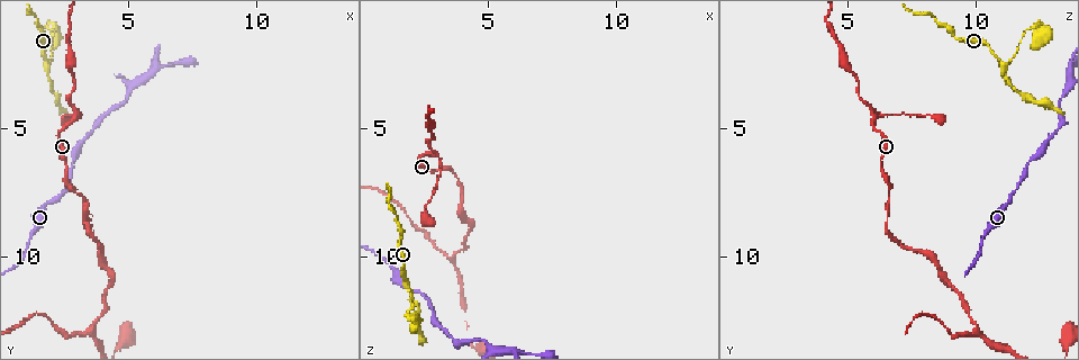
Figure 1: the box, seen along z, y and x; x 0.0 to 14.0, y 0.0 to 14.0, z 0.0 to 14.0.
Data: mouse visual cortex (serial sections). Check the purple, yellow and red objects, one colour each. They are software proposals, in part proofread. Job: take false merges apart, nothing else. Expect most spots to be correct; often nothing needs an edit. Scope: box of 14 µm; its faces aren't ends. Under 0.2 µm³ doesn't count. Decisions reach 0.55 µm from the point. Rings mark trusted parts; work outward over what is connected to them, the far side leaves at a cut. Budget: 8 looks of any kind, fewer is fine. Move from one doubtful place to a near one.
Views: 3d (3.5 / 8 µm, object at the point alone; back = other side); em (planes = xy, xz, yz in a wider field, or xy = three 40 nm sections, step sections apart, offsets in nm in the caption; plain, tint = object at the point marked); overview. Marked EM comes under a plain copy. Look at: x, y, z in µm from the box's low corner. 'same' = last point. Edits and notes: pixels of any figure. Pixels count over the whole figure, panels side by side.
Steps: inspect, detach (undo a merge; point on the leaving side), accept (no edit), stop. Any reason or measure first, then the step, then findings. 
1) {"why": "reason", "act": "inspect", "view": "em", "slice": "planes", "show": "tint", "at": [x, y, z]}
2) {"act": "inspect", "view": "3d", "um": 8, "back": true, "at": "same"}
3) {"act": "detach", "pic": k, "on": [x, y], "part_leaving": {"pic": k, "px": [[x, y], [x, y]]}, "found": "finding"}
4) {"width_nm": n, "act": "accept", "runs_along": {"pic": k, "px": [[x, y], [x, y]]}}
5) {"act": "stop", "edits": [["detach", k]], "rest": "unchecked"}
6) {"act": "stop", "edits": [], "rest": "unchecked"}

{"why": "sharp bend", "act": "inspect", "view": "3d", "um": 3.5, "at": [2.9, 4.4, 5.9]}

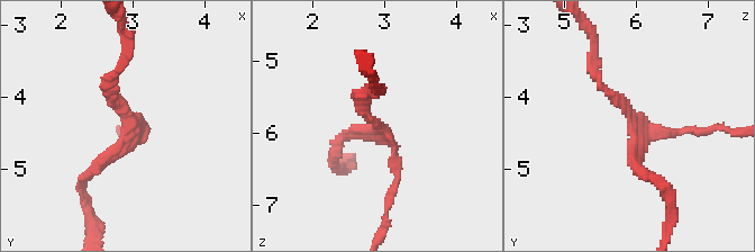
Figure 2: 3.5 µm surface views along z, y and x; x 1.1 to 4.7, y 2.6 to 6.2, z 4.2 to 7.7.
{"act": "inspect", "view": "em", "slice": "xy", "step": 2, "show": "tint", "at": [2.95, 4.45, 6.00]}

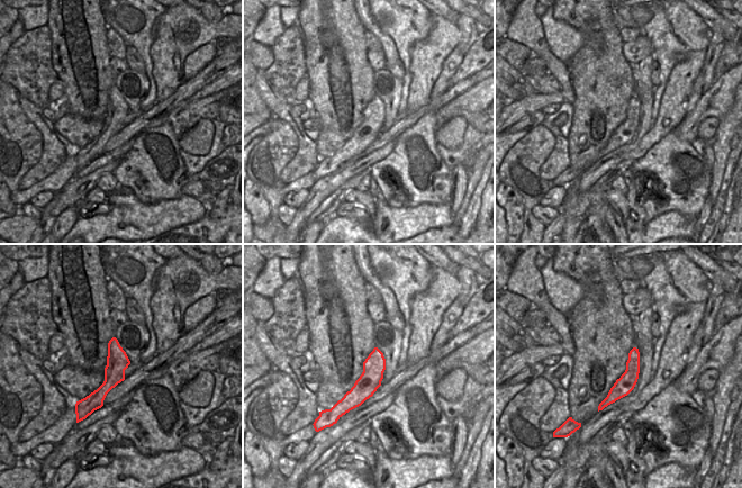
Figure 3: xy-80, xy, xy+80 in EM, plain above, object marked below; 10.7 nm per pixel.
{"act": "accept", "runs_along": {"pic": 3, "px": [[114, 341], [112, 378], [86, 406]]}, "found": "all the same cell"}

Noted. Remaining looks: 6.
{"why": "abrupt turn", "act": "inspect", "view": "3d", "um": 3.5, "at": [3.6, 12.7, 10.1]}

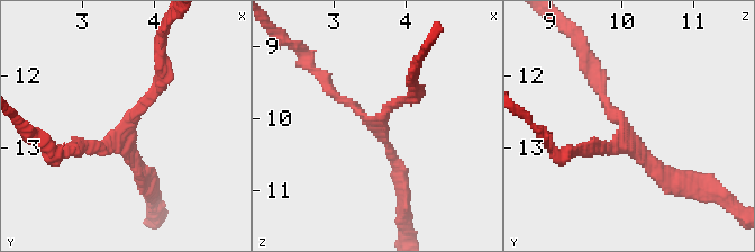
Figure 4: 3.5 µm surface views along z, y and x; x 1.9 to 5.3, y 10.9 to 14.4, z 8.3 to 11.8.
{"arms": 3, "arm_widths_nm": [150, 200, 200], "act": "inspect", "view": "em", "slice": "xy", "step": 5, "show": "tint", "at": [3.65, 12.70, 10.00]}

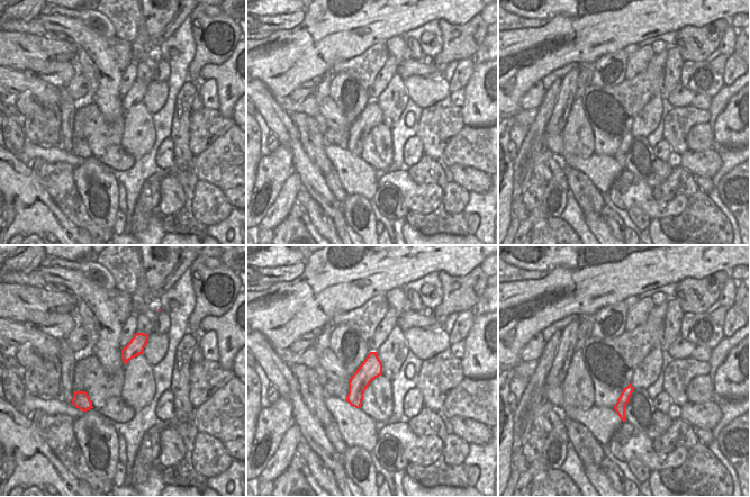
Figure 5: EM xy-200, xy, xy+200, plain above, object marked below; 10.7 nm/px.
{"act": "accept", "runs_along": {"pic": 4, "px": [[162, 70], [120, 132], [75, 150]]}, "found": "one cell here"}

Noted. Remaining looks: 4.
{"act": "inspect", "view": "3d", "um": 3.5, "at": [1.8, 2.6, 11.3]}

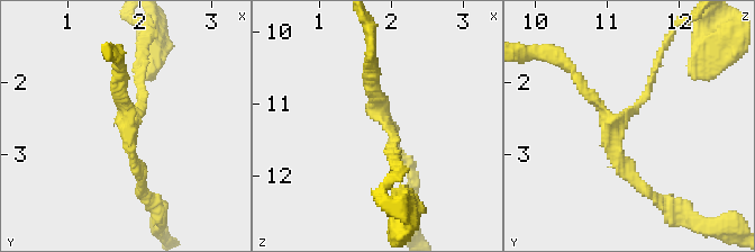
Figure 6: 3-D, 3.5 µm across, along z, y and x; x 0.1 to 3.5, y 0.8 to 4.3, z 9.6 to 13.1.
{"why": "need the tissue", "act": "inspect", "view": "em", "slice": "xy", "step": 2, "show": "tint", "at": [1.85, 2.55, 11.15]}

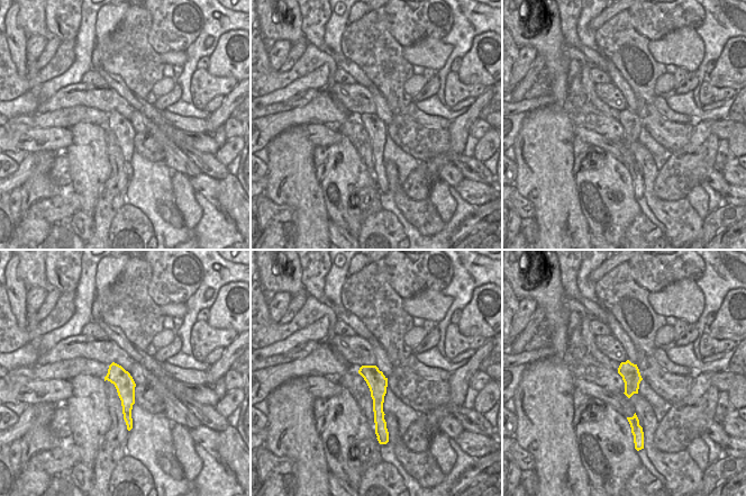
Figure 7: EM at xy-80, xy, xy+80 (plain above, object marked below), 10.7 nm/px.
{"act": "inspect", "view": "em", "slice": "planes", "show": "tint", "at": "same"}

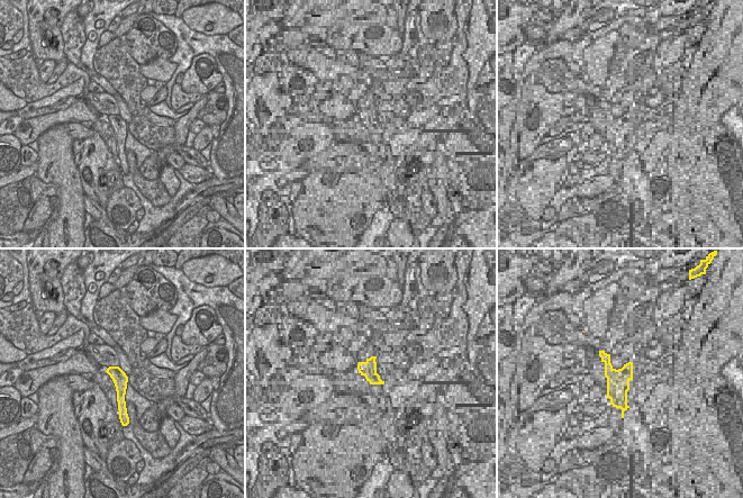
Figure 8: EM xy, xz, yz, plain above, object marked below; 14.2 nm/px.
{"width_nm": 220, "act": "accept", "runs_along": {"pic": 8, "px": [[111, 369], [120, 379], [123, 410]]}, "found": "one cell here"}

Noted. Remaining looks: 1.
{"act": "stop", "edits": [], "rest": "unchecked"}

